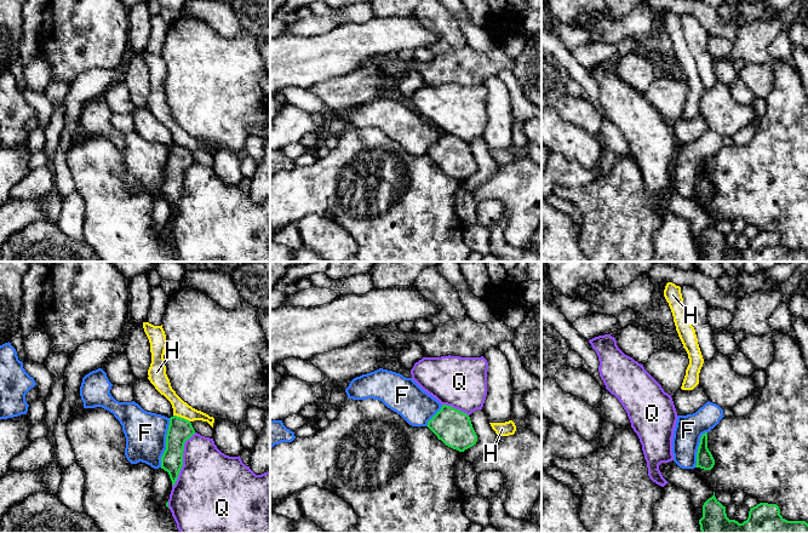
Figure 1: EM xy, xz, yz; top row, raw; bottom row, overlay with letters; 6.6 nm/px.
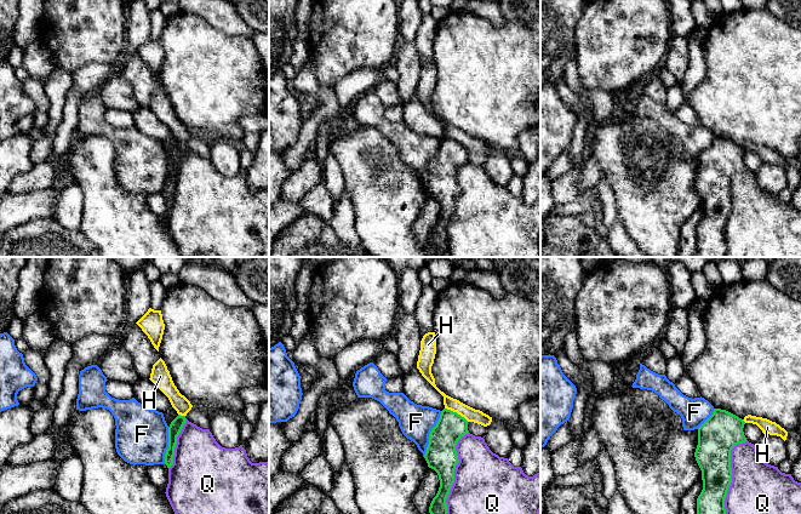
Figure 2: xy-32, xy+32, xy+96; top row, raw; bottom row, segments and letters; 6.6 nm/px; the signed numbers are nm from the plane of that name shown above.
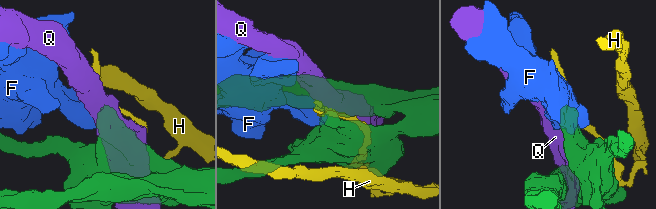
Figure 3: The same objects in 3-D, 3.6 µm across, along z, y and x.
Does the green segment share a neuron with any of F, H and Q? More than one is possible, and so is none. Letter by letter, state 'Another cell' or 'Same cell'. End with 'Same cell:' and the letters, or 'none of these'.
F: Another cell
H: Another cell
Q: Another cell
Same cell: none of these

